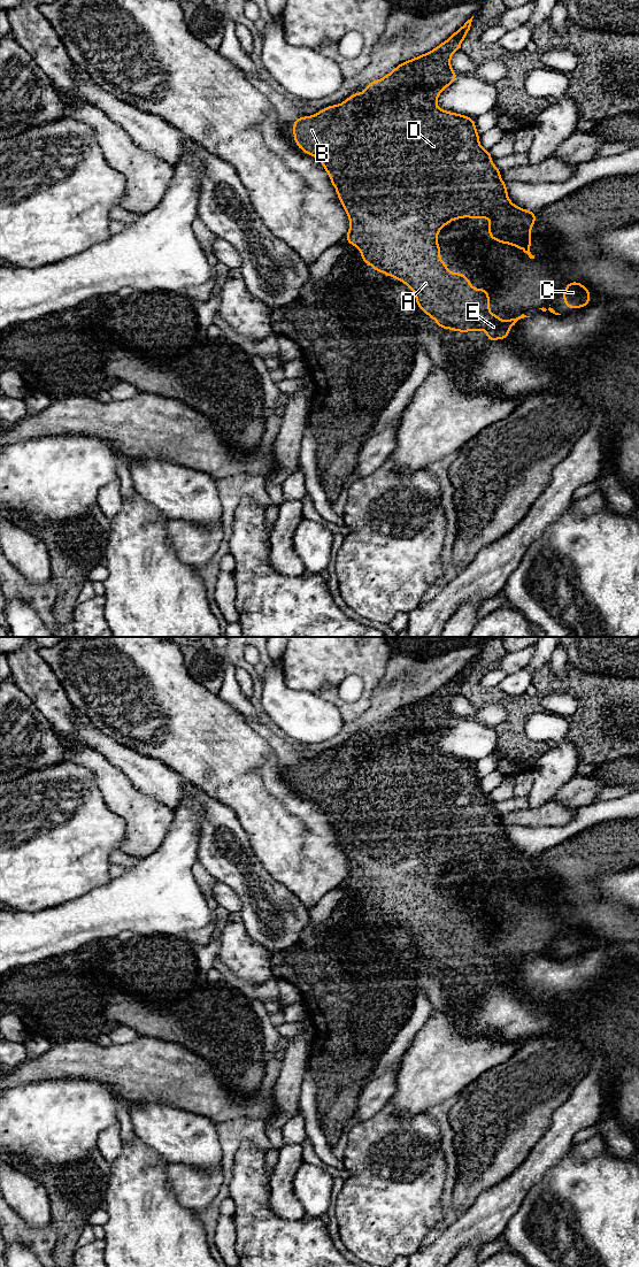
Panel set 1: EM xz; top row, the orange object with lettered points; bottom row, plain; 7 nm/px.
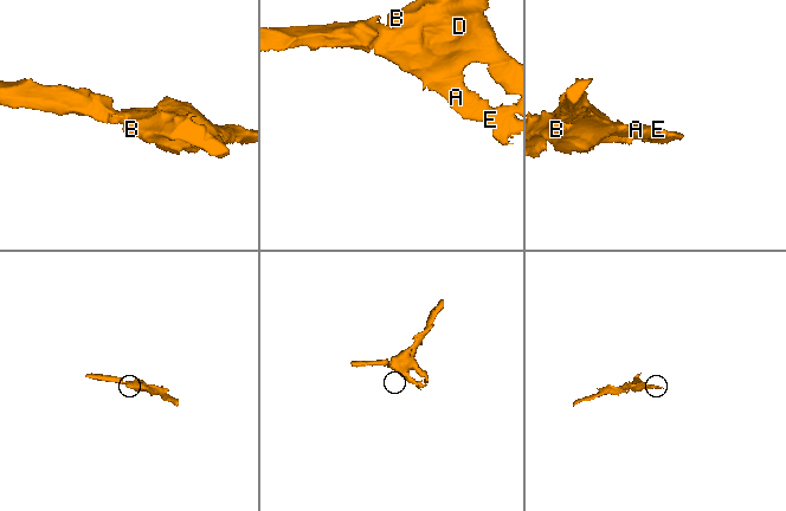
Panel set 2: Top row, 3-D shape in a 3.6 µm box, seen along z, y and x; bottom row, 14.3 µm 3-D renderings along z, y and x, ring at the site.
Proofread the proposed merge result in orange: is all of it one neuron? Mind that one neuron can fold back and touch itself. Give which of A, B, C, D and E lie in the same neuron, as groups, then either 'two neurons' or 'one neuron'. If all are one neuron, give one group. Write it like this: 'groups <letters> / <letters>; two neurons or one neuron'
groups A B C D E; one neuron

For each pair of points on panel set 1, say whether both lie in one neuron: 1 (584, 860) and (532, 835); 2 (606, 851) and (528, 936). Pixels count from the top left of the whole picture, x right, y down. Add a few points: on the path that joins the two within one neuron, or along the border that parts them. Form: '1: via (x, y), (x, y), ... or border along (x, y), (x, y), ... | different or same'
1: border along (579, 832), (543, 851), (538, 855) | different
2: via (582, 875), (578, 898), (557, 919), (552, 919) | same

